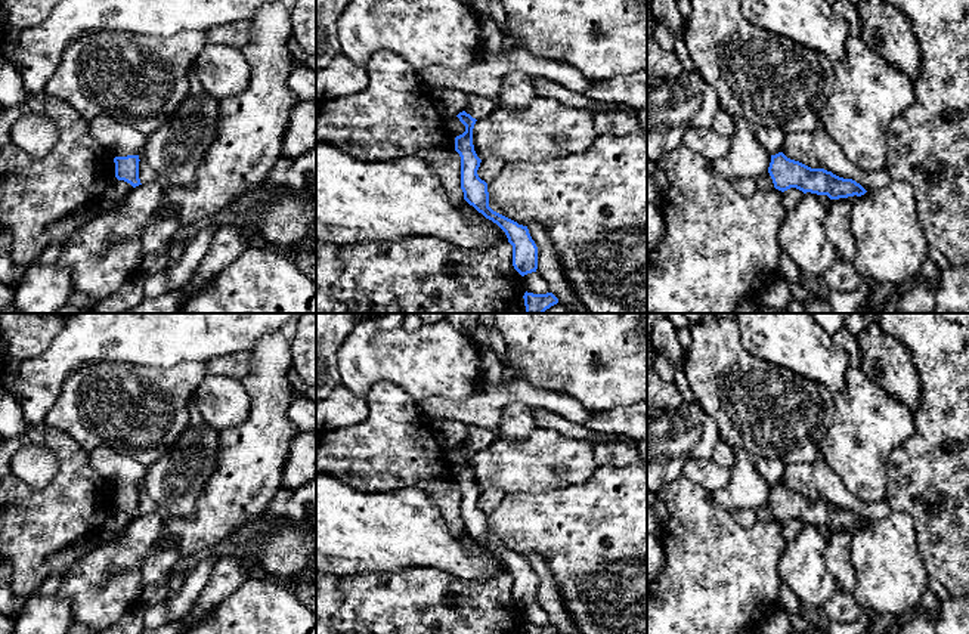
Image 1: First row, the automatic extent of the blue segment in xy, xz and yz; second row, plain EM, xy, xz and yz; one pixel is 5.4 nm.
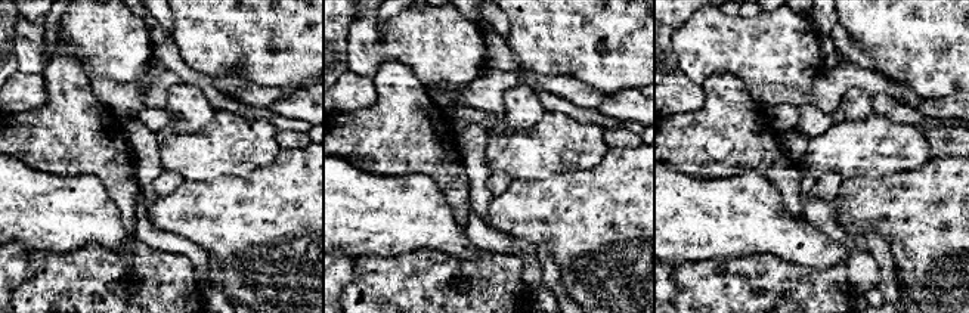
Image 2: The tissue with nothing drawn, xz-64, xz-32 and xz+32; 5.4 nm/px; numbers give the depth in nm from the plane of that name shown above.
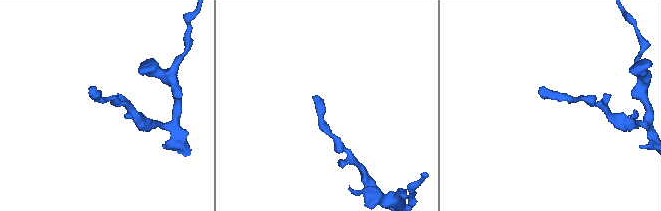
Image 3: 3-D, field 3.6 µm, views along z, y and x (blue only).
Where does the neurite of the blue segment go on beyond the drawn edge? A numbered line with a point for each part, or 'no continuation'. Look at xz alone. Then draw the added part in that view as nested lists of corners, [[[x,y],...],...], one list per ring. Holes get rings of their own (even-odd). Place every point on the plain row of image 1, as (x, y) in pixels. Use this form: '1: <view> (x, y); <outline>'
no continuation

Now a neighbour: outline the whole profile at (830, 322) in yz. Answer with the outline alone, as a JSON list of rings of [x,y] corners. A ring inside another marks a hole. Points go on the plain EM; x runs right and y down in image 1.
[[[811,313],[820,327],[833,337],[845,327],[849,313]]]

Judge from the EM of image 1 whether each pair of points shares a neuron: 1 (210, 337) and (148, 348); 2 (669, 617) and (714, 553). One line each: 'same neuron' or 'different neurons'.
1: same neuron
2: same neuron

